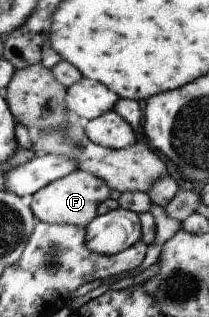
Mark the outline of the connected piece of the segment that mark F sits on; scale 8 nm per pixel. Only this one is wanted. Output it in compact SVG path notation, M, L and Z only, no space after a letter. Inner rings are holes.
M74 171L64 178L46 184L46 186L31 194L32 201L29 209L37 221L46 224L69 224L84 229L97 215L98 206L109 199L109 194L110 188L106 182L102 182L102 179L96 178L90 172Z

